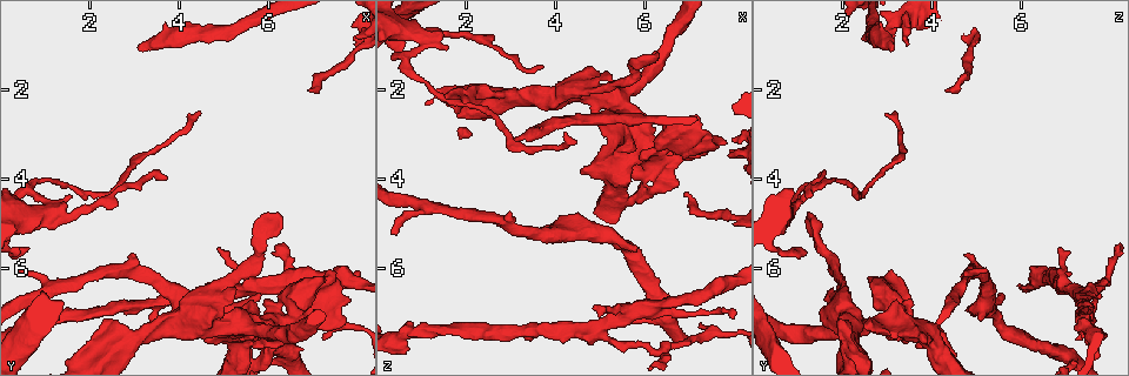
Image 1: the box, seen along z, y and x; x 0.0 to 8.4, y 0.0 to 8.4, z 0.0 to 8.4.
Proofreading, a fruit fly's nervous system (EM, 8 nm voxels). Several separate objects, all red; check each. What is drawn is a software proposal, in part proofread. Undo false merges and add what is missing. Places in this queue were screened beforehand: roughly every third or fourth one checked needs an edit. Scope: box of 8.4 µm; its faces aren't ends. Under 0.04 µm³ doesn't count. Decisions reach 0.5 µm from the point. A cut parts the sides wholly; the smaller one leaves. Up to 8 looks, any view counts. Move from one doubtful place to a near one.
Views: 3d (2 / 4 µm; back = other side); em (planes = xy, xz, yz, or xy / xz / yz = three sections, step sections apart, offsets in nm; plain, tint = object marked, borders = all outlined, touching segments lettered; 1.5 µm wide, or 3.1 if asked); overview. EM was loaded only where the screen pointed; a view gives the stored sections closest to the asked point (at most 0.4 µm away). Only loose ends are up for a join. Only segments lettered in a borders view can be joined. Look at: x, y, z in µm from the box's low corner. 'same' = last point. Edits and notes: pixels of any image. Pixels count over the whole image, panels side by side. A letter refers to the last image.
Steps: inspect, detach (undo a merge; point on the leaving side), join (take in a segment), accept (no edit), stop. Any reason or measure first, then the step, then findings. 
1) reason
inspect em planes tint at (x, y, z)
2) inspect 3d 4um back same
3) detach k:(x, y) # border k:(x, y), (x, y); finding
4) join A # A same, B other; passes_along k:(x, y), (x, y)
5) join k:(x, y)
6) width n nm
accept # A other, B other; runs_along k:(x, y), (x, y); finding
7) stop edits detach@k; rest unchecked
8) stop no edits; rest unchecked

branch stops here
inspect 3d 2um at (3.15, 1.10, 3.20)

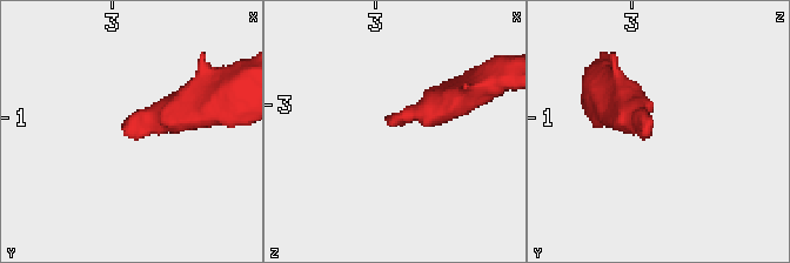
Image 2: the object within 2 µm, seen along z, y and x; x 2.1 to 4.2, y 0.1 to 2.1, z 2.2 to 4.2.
now the EM
inspect em planes borders at (3.10, 1.10, 3.12)

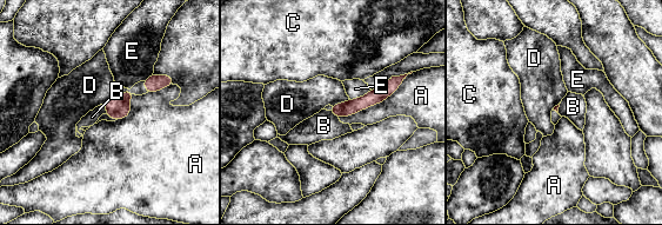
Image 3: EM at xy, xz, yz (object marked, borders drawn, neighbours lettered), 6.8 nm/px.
join B # A other, B same, C other, D other, E other; passes_along 3:(352, 106), (334, 116), (323, 125); the neuron continues

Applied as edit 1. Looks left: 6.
see it whole again
inspect overview

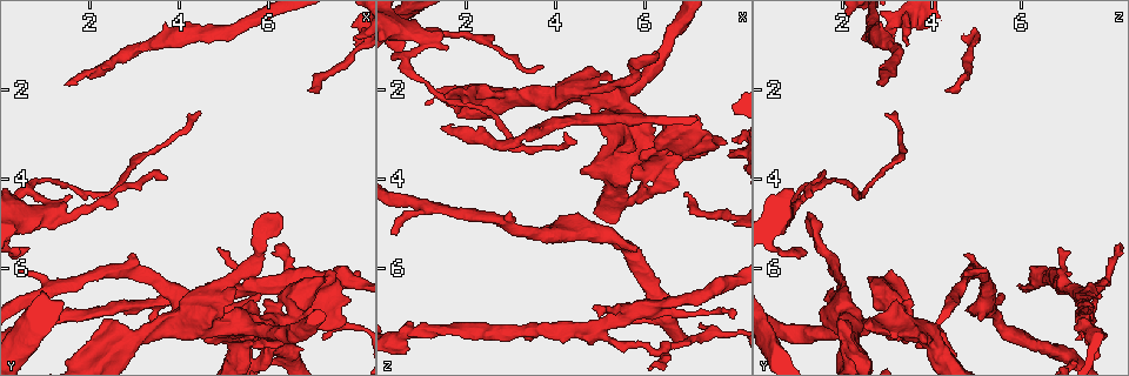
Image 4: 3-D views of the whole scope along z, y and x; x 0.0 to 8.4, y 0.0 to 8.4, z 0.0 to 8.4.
long arm stops here
inspect em planes borders at (1.40, 1.85, 2.85)

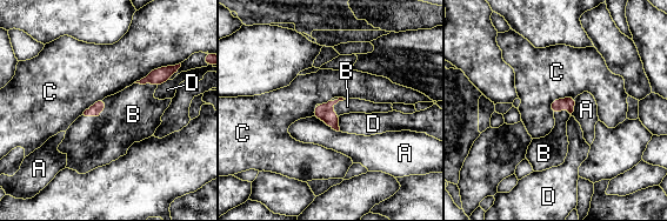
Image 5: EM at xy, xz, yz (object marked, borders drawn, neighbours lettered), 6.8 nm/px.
longest_contact C 220 nm
join B # A other, B same, C other, D other; passes_along 5:(322, 112), (338, 101), (347, 106); the neuron continues

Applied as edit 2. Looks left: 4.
an open end
inspect em planes borders at (1.55, 4.40, 1.05)

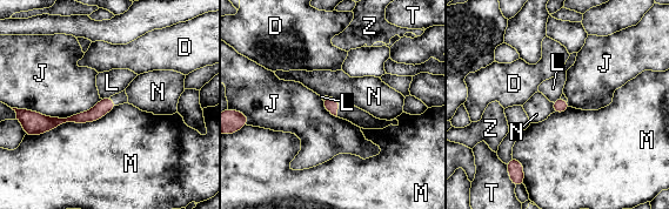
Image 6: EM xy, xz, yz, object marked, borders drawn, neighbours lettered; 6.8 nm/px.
accept # D other, J other, L other, M other, N other, T other, Z other; none of them fits

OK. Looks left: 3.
stop edits join@3, join@5; rest unchecked

